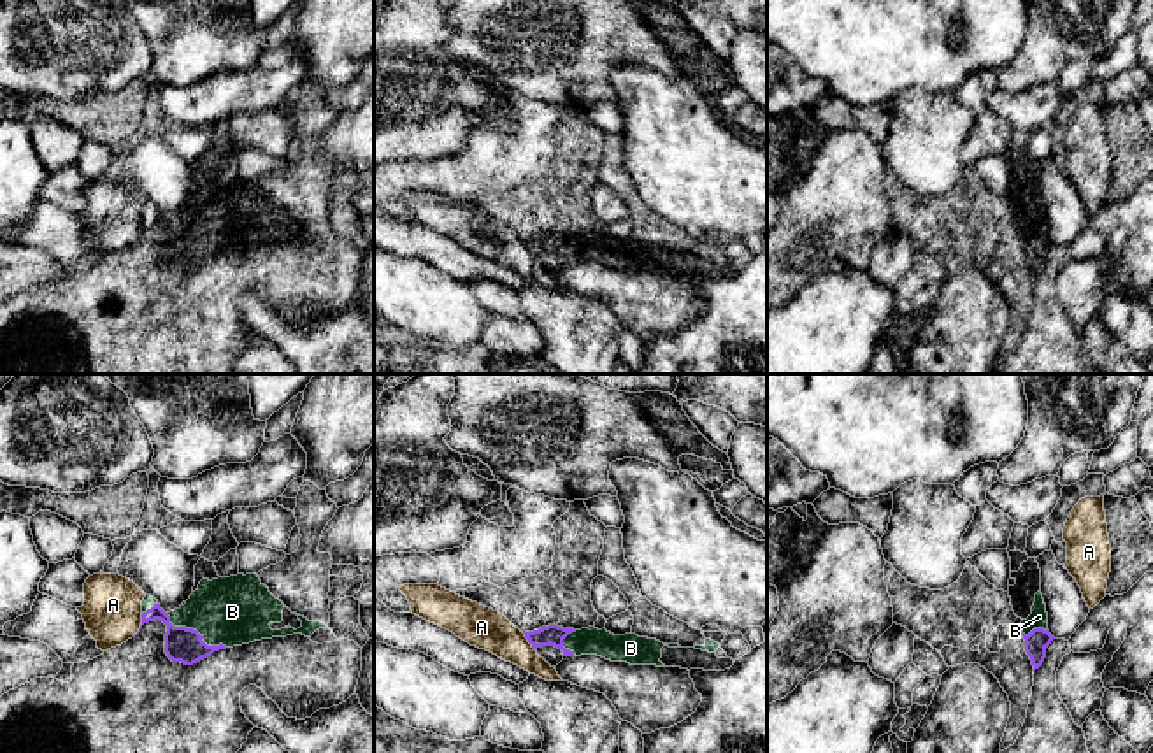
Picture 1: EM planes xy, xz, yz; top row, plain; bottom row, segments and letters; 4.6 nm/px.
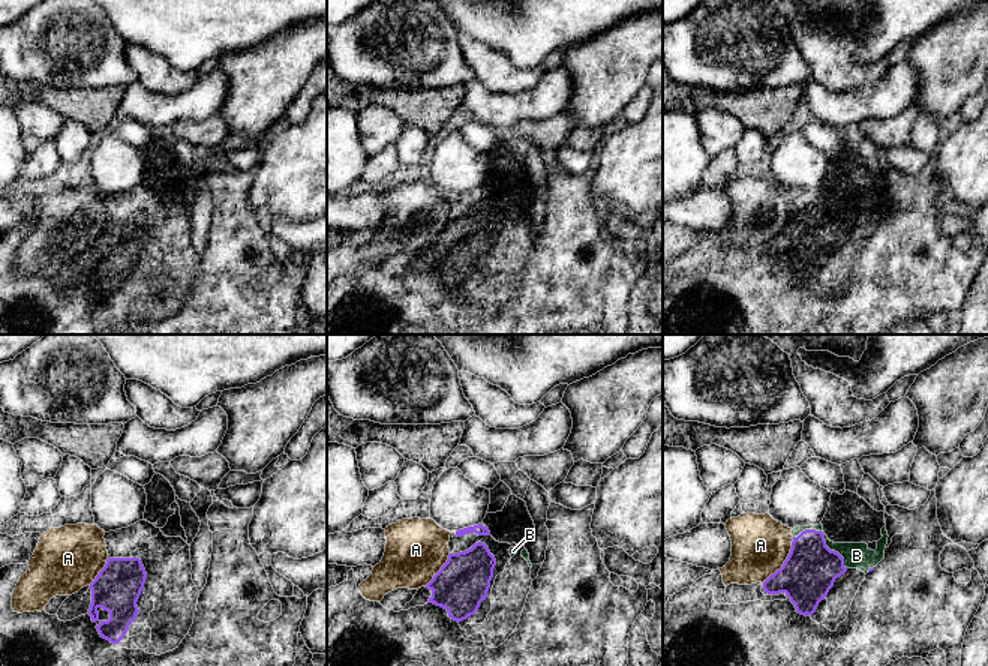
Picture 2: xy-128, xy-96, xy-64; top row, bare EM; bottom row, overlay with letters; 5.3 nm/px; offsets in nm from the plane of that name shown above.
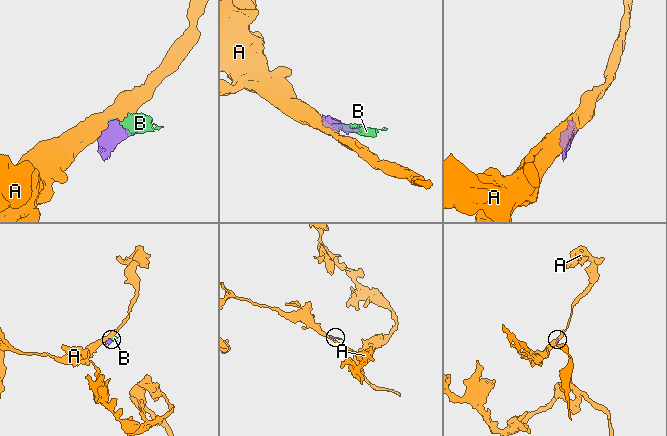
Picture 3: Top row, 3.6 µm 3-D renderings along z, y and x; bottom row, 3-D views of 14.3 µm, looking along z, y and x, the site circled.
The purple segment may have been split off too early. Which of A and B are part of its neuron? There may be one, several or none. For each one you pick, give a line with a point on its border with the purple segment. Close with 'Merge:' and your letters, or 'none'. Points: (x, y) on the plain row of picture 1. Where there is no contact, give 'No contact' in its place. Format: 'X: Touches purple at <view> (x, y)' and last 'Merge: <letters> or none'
B: Touches purple at xy (195, 237)
Merge: B

